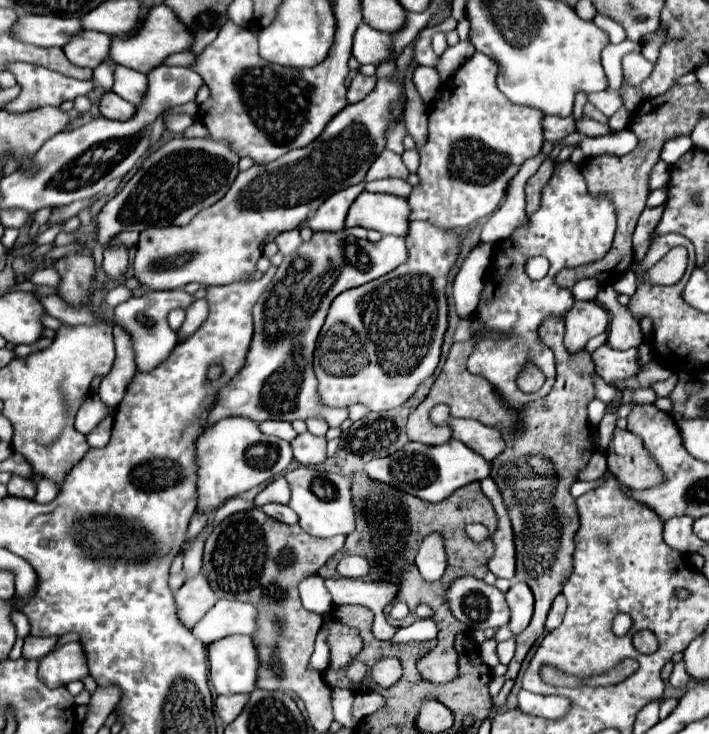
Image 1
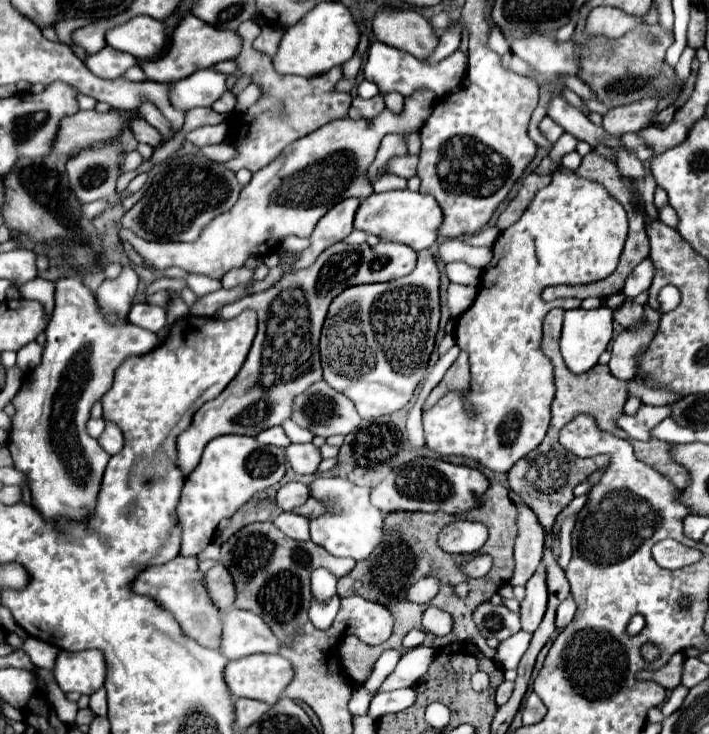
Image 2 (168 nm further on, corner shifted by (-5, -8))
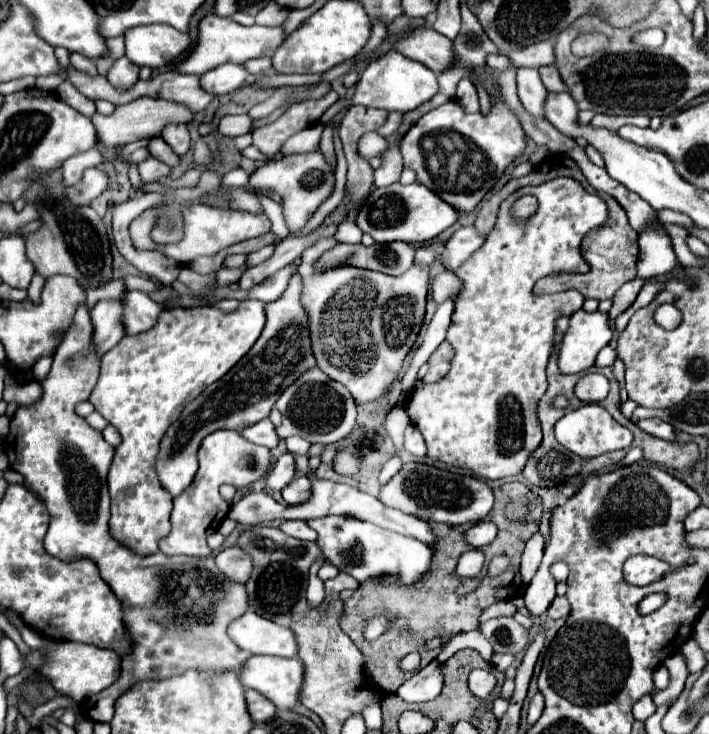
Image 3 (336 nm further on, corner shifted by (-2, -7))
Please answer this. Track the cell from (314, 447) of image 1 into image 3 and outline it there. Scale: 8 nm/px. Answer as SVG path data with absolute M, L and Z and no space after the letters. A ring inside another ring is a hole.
M286 452L286 454L282 454L282 458L278 458L274 468L270 470L270 474L266 478L266 486L272 490L282 490L286 484L290 484L294 474L296 474L294 454Z

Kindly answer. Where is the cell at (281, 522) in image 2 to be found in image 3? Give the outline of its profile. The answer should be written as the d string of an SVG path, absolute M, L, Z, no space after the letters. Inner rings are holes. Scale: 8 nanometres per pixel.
M286 520L280 524L280 530L298 540L316 540L316 532L304 520Z

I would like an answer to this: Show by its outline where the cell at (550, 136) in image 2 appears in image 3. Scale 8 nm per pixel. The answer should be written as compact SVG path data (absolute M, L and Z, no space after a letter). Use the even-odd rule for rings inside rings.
M520 68L518 70L518 96L524 110L534 118L546 118L544 100L548 90L544 88L536 68Z

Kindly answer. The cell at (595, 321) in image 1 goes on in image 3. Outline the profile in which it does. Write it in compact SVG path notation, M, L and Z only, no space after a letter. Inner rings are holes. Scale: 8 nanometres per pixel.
M574 312L558 350L558 366L562 374L578 374L592 368L598 352L610 338L612 330L606 312Z

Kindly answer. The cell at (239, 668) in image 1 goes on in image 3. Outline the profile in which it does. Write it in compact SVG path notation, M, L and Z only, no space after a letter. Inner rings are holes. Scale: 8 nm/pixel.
M250 656L240 668L240 684L264 694L276 708L292 708L302 686L302 662L298 658Z

